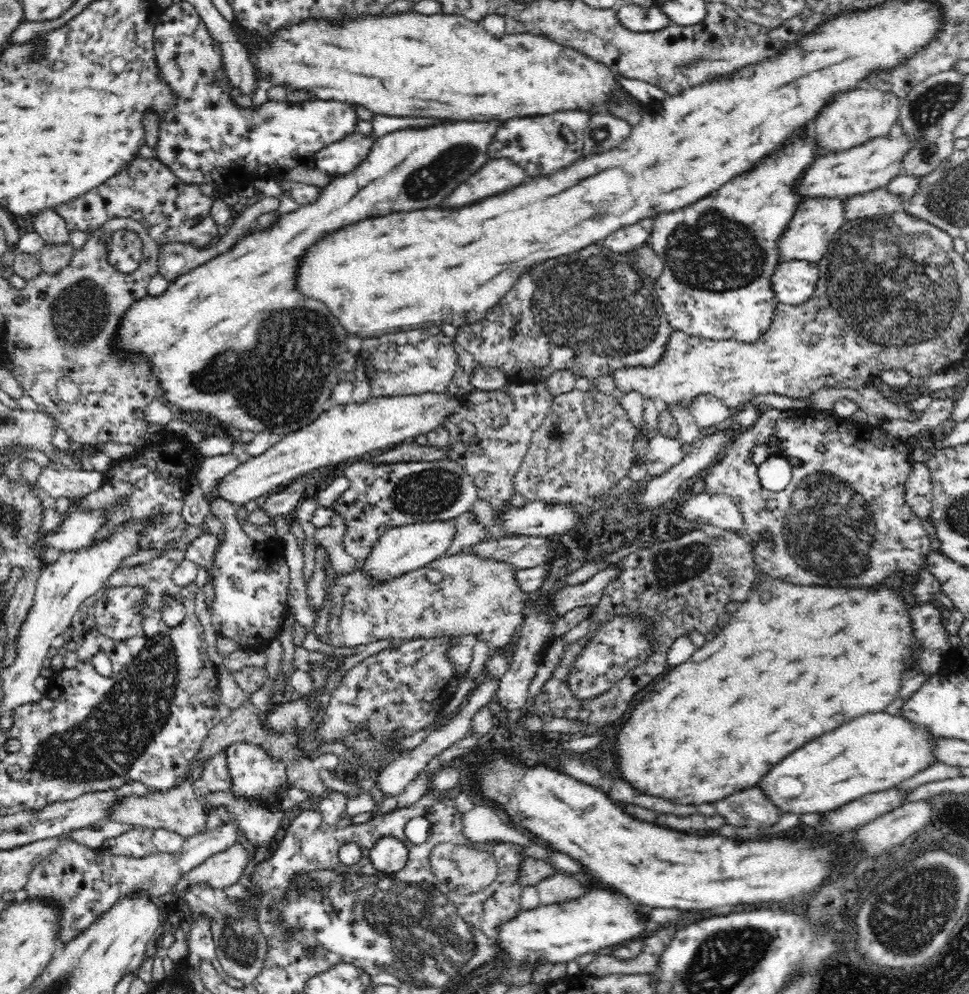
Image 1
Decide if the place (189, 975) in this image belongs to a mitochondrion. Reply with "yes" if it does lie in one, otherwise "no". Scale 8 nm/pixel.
no

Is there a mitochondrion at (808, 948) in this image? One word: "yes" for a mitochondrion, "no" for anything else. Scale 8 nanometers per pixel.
no

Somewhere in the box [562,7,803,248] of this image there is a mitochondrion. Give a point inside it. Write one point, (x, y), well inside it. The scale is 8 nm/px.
(699, 62)

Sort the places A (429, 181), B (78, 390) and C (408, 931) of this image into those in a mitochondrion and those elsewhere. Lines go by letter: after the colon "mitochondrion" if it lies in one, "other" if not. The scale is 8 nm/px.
A: mitochondrion
B: other
C: mitochondrion

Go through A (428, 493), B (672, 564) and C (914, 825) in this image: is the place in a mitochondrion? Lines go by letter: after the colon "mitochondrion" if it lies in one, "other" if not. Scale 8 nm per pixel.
A: mitochondrion
B: mitochondrion
C: other

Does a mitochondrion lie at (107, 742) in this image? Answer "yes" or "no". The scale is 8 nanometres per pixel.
yes

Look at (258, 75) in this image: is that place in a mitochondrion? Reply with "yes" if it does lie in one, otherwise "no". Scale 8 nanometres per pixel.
no

